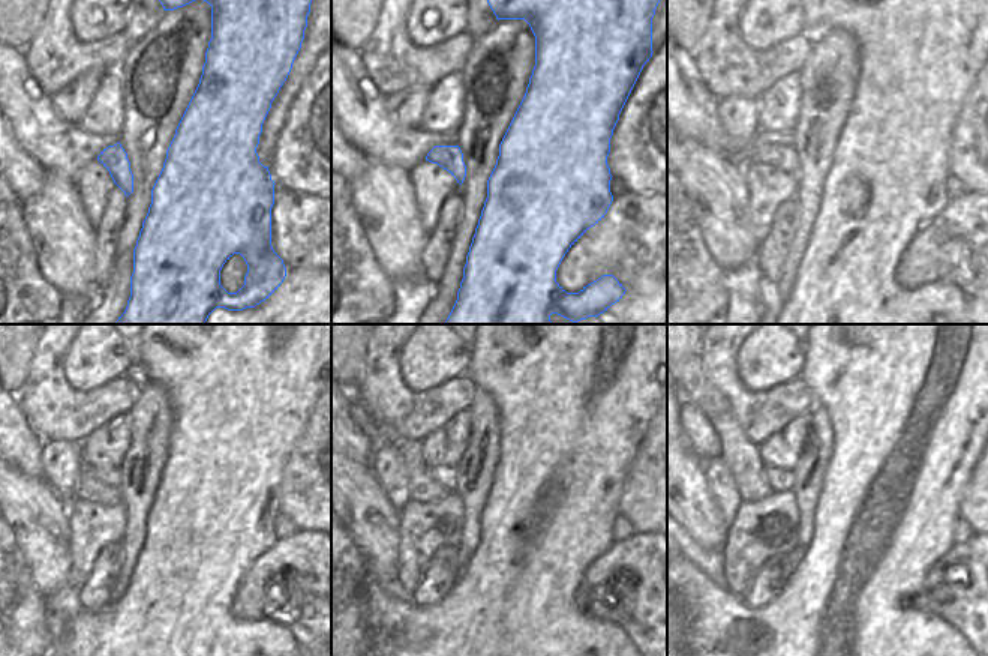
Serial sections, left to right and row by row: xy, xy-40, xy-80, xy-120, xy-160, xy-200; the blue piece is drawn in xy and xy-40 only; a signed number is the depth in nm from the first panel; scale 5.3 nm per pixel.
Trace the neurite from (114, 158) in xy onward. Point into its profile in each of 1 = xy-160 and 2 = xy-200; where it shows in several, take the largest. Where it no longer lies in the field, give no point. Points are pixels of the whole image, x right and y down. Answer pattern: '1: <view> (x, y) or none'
1: xy-160 (435, 491)
2: xy-200 (766, 491)

